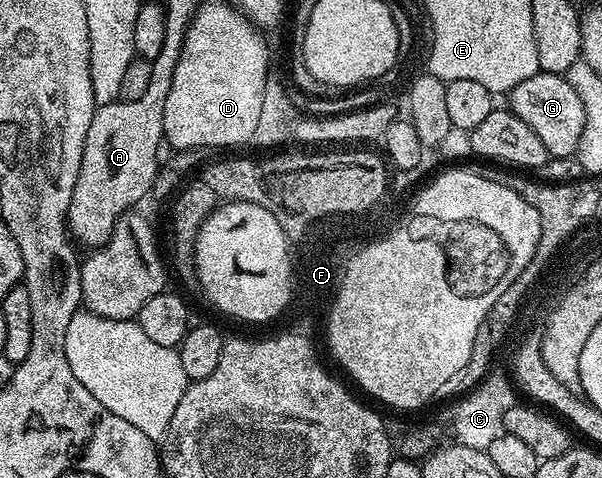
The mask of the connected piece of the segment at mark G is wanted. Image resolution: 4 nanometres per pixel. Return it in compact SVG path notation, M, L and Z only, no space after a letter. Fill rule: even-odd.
M539 71L532 75L532 79L524 79L524 83L510 90L508 100L510 112L524 119L524 123L528 123L528 127L540 135L540 143L544 143L551 158L573 158L577 154L586 126L586 112L576 87L572 87L572 83L563 74Z

